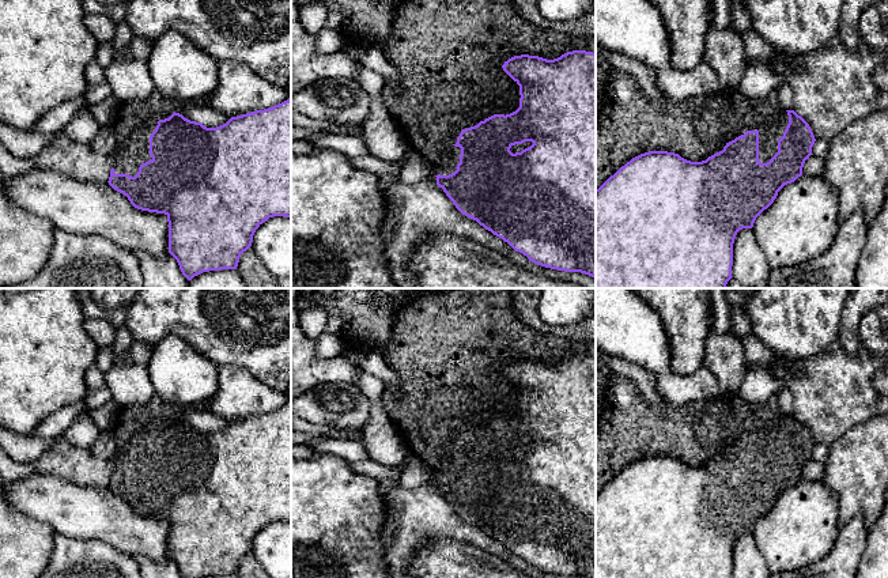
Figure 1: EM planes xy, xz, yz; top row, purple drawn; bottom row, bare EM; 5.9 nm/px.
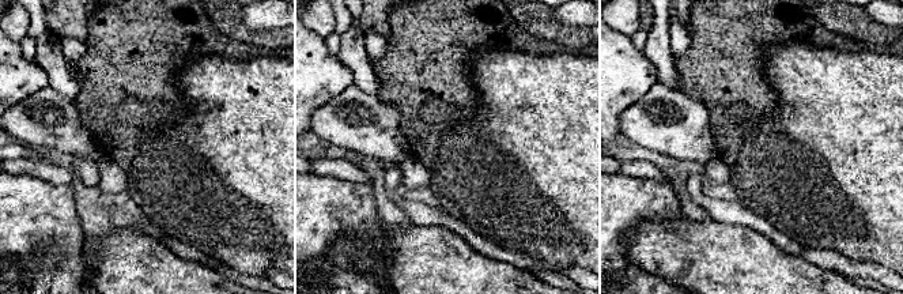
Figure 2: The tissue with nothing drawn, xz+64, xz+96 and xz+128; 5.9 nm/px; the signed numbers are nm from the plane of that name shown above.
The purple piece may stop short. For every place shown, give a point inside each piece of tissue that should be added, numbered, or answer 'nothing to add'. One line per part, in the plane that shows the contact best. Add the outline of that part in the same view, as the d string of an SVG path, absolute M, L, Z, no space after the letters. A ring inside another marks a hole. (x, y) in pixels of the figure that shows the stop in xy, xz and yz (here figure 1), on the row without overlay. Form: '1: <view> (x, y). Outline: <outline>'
nothing to add

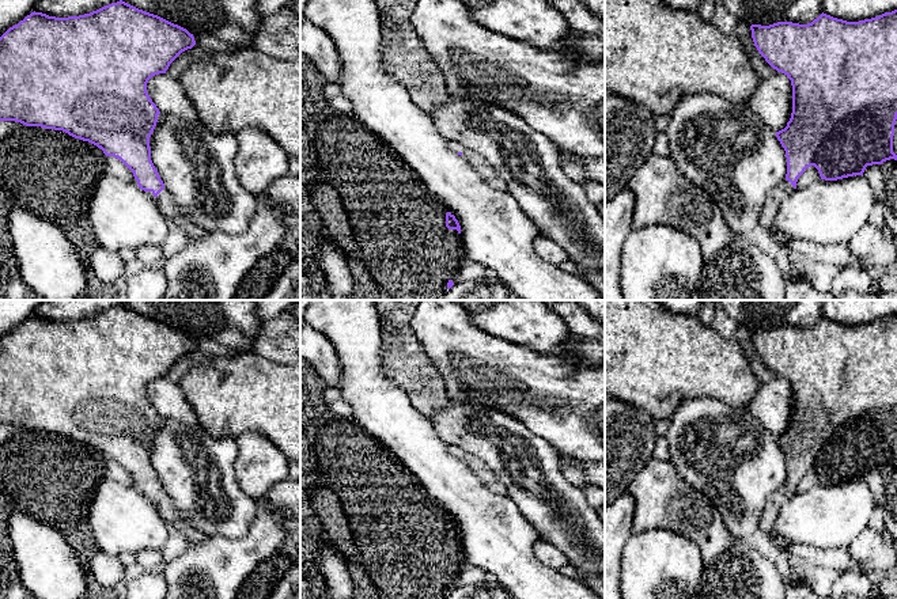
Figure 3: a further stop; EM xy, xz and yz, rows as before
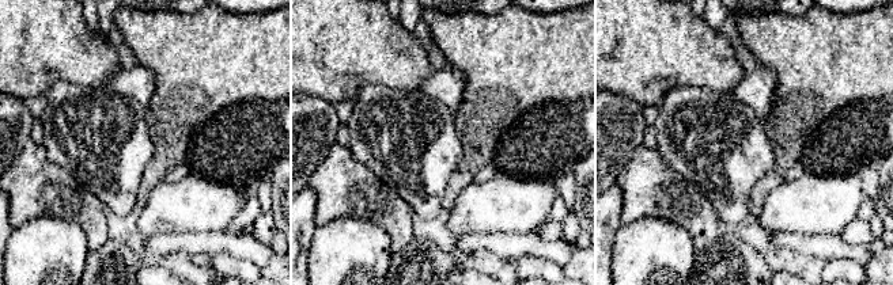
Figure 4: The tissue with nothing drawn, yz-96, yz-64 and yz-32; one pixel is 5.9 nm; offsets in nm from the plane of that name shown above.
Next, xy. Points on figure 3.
1: xy (165, 504). Outline: M163 493L158 501L156 507L159 509L160 516L167 520L171 526L174 526L178 531L181 531L188 541L189 545L196 545L204 542L208 537L200 532L197 528L188 526L178 515L173 500Z

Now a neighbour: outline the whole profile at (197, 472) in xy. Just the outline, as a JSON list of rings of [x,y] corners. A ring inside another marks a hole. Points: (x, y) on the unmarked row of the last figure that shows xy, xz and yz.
[[[160,417],[150,441],[150,451],[151,465],[164,488],[164,493],[173,500],[179,518],[188,526],[207,537],[220,535],[231,539],[242,539],[249,534],[260,503],[245,493],[235,479],[238,444],[234,437],[212,437],[200,426],[185,428],[169,418]]]

